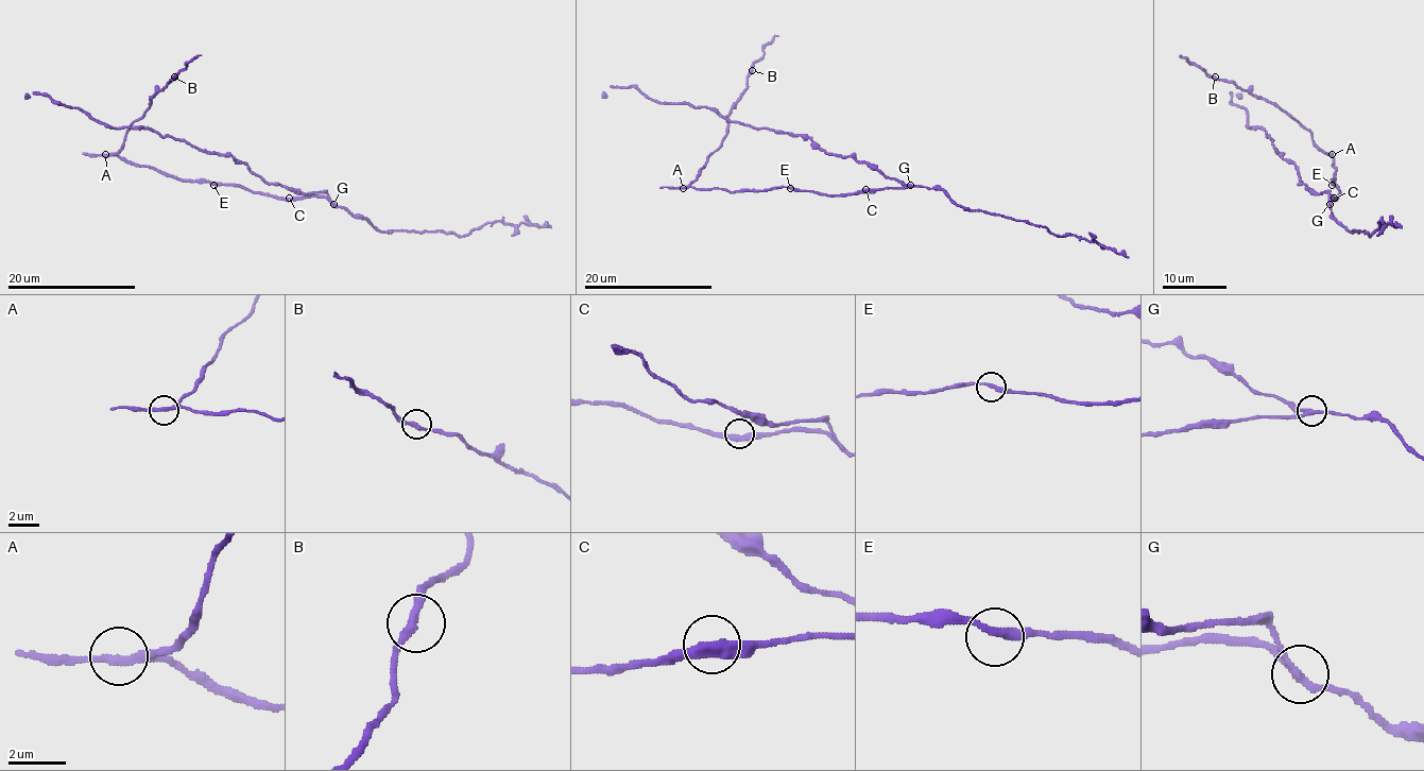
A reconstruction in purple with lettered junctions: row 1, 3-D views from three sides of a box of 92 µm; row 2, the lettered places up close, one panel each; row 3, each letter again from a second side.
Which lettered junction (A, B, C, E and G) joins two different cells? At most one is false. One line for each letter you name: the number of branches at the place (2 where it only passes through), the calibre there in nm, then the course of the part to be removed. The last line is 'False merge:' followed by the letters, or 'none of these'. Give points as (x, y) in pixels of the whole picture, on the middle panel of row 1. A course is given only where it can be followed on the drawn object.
G: branches 2; calibre 280 nm; course (911, 185), (827, 154), (808, 136), (739, 123), (708, 107), (655, 101), (633, 87), (611, 87), (602, 98)
False merge: G

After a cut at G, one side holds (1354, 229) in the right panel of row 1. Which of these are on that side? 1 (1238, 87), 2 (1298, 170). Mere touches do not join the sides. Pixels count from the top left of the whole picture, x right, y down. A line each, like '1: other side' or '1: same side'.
1: other side
2: same side

